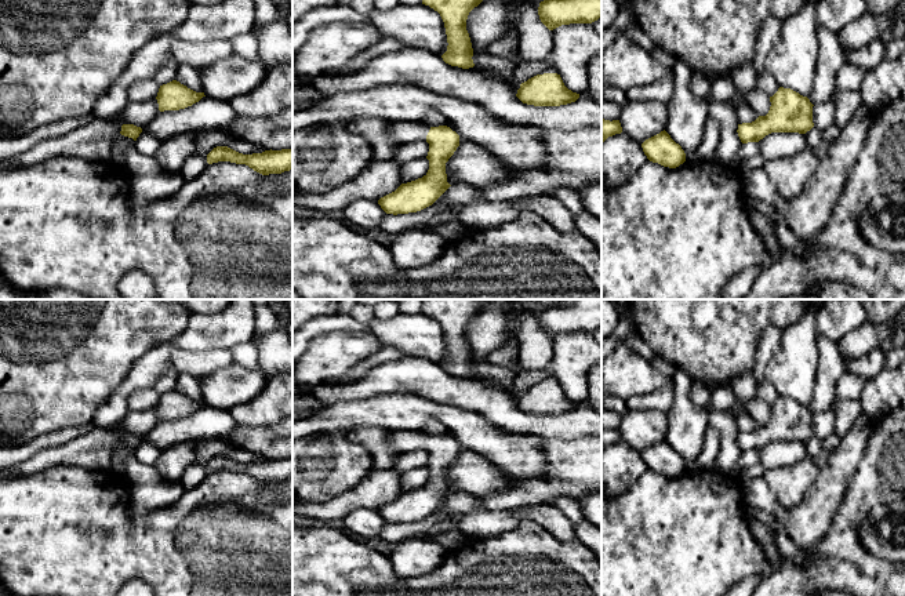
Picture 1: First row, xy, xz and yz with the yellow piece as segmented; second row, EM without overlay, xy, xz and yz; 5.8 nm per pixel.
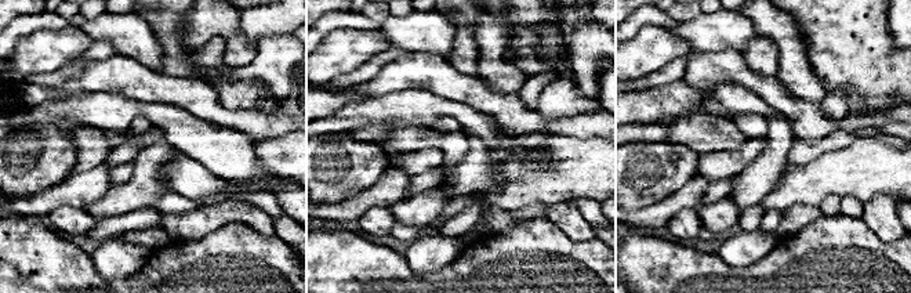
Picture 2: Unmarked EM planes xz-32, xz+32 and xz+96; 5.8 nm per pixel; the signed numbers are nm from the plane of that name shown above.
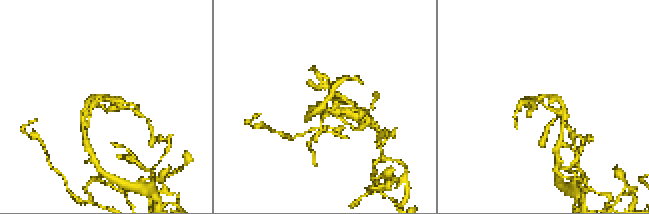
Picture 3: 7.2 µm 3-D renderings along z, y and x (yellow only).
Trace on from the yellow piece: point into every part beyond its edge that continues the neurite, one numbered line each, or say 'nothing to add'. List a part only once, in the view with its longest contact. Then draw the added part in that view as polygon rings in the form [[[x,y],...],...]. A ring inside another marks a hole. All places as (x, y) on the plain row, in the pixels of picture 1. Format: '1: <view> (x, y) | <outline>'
1: xz (402, 442) | [[[389,430],[389,441],[397,453],[426,450],[430,436],[424,432]]]

